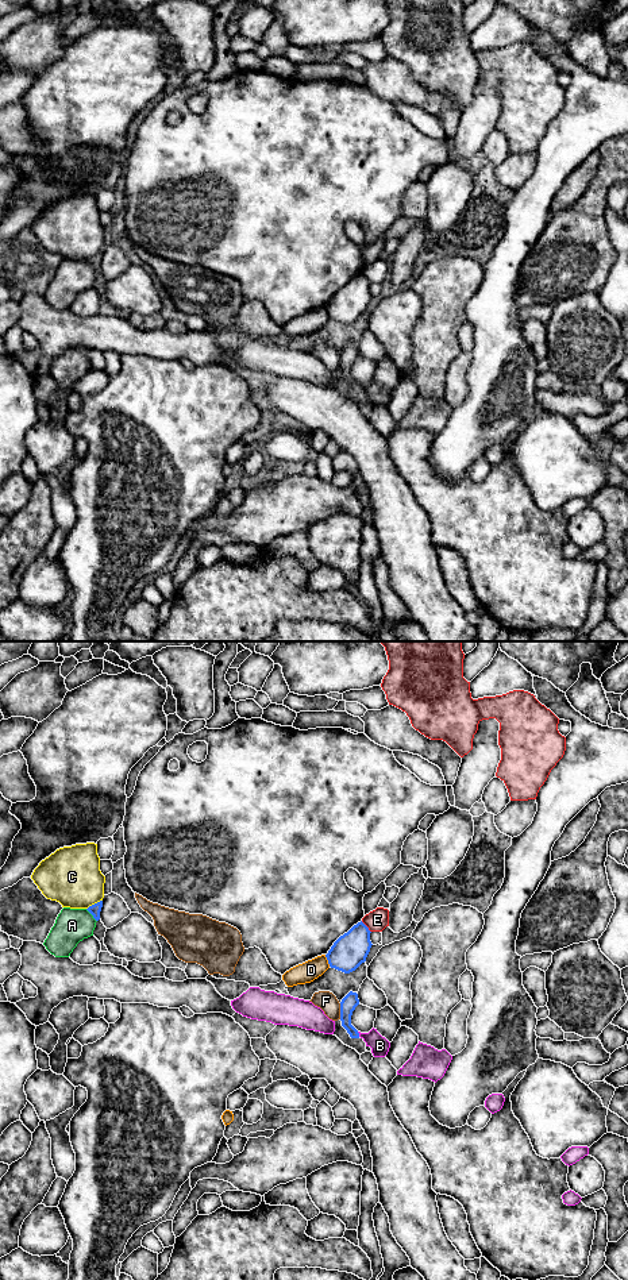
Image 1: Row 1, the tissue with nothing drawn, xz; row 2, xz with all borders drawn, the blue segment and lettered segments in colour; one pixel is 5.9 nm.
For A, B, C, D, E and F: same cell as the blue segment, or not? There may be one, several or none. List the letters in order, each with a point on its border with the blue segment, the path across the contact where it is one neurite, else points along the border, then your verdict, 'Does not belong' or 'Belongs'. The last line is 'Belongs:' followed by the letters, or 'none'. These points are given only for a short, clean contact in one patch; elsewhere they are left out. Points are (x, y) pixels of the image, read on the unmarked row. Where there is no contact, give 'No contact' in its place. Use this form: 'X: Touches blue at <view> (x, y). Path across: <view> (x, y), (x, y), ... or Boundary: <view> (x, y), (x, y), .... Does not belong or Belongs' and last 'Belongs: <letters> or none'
A: Touches blue at xz (92, 266). Does not belong
B: Touches blue at xz (358, 386). Boundary: xz (357, 384), (359, 388). Does not belong
C: Touches blue at xz (95, 255). Does not belong
D: Touches blue at xz (327, 311). Boundary: xz (324, 307), (330, 317). Does not belong
E: Touches blue at xz (366, 278). Does not belong
F: Touches blue at xz (341, 363). Does not belong
Belongs: none

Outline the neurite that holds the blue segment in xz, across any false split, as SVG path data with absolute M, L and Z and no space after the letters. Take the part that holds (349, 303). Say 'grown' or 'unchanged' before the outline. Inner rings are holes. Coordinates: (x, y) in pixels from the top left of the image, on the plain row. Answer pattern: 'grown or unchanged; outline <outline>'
unchanged; outline M361 273L340 288L325 306L330 319L344 325L355 323L366 313L373 297L370 285L369 279Z

